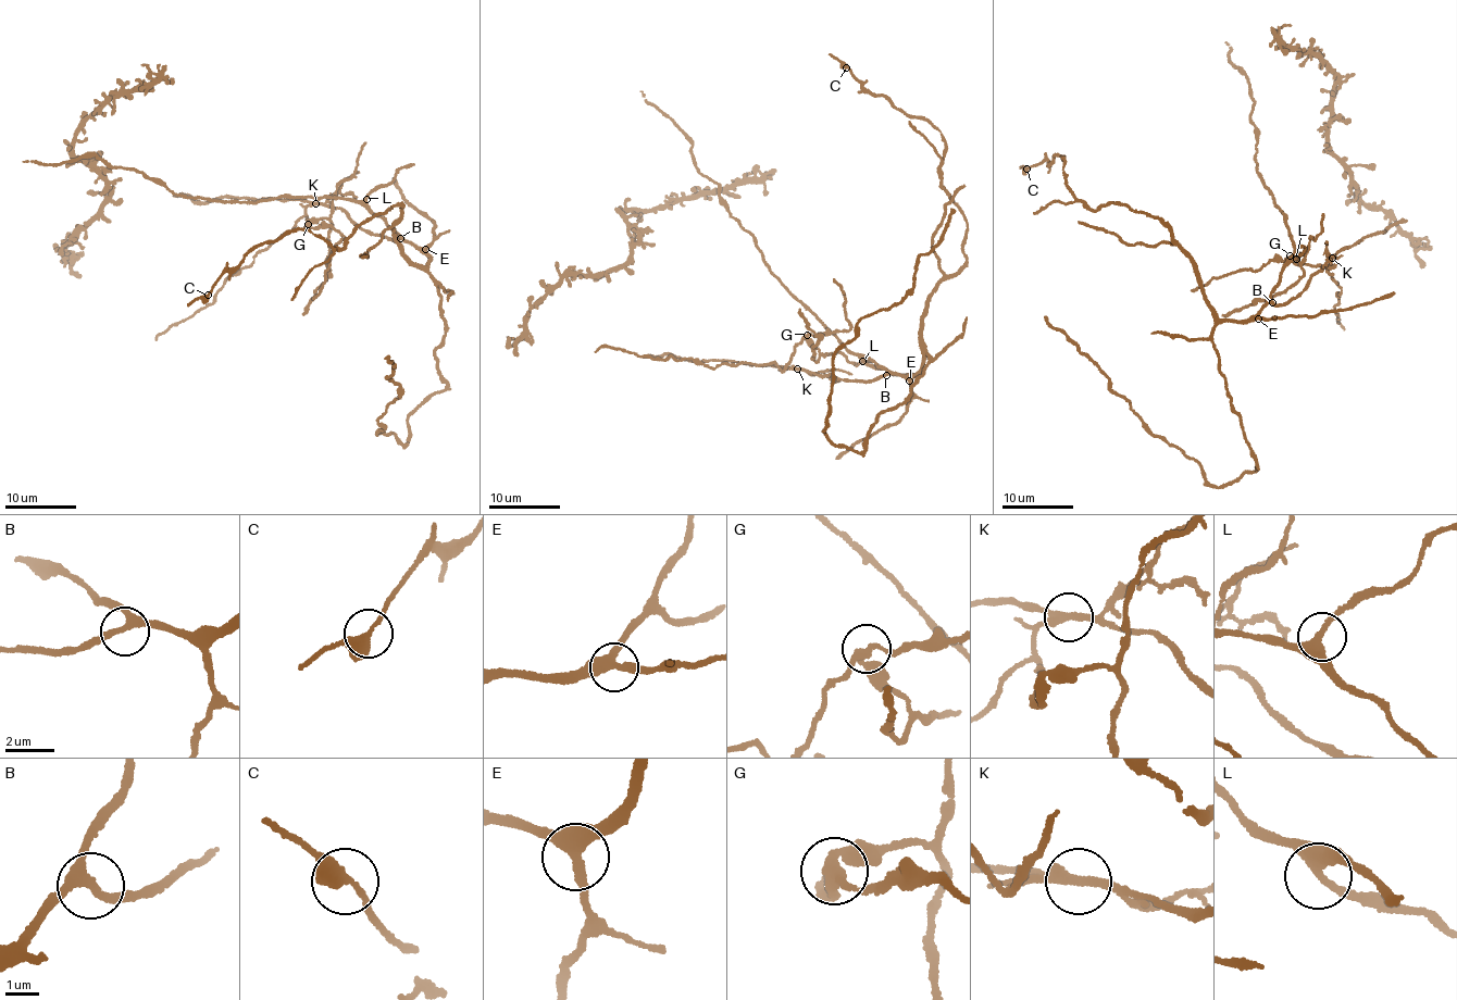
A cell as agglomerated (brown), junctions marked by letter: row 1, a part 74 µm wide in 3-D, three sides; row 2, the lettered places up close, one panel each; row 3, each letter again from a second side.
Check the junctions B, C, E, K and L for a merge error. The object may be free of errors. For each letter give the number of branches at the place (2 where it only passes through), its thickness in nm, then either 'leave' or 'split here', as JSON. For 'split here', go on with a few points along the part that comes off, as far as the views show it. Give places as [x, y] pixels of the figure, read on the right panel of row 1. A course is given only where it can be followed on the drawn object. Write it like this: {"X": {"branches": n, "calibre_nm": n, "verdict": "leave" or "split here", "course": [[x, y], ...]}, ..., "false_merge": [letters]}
{"B": {"branches": 3, "calibre_nm": 280, "verdict": "leave"}, "C": {"branches": 3, "calibre_nm": 320, "verdict": "leave"}, "E": {"branches": 3, "calibre_nm": 380, "verdict": "leave"}, "K": {"branches": 3, "calibre_nm": 240, "verdict": "split here", "course": [[1331, 258], [1335, 259], [1334, 264], [1328, 270], [1341, 291], [1335, 312], [1343, 329]]}, "L": {"branches": 3, "calibre_nm": 240, "verdict": "leave"}, "false_merge": ["K"]}

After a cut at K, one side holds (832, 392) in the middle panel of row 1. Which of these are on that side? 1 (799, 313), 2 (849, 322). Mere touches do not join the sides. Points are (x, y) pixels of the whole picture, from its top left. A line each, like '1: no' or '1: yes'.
1: no
2: no

